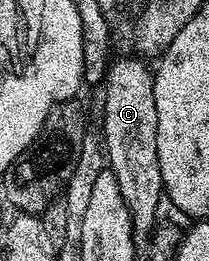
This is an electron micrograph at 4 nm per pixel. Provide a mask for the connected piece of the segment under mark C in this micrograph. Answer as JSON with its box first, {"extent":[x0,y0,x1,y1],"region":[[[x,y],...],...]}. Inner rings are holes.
{"extent":[103,56,163,244],"region":[[[136,56],[121,57],[108,66],[103,82],[103,133],[108,168],[115,175],[122,197],[131,213],[133,238],[136,244],[150,239],[157,225],[157,209],[163,201],[163,178],[157,161],[157,109],[153,100],[155,84],[152,70]]]}

